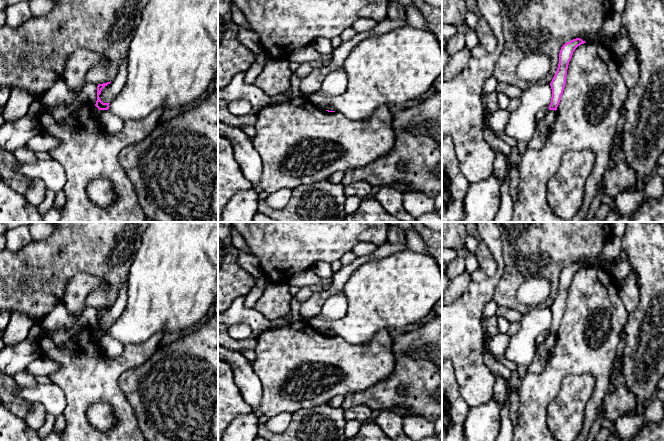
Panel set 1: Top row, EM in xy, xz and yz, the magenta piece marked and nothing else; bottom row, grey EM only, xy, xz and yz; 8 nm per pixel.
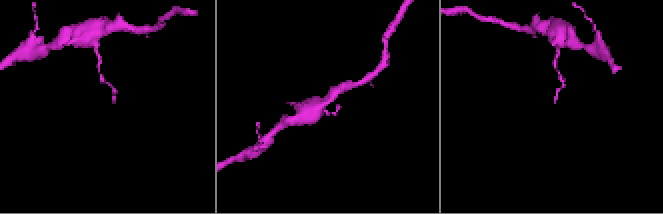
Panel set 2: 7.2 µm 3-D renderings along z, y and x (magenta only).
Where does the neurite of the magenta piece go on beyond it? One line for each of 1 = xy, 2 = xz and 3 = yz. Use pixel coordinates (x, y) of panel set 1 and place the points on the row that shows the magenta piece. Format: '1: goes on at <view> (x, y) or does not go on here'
1: does not go on here
2: does not go on here
3: does not go on here

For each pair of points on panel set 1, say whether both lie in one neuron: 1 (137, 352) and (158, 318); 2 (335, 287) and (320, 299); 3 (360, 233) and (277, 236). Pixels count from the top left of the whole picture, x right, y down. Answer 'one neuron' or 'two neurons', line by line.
1: two neurons
2: one neuron
3: one neuron

